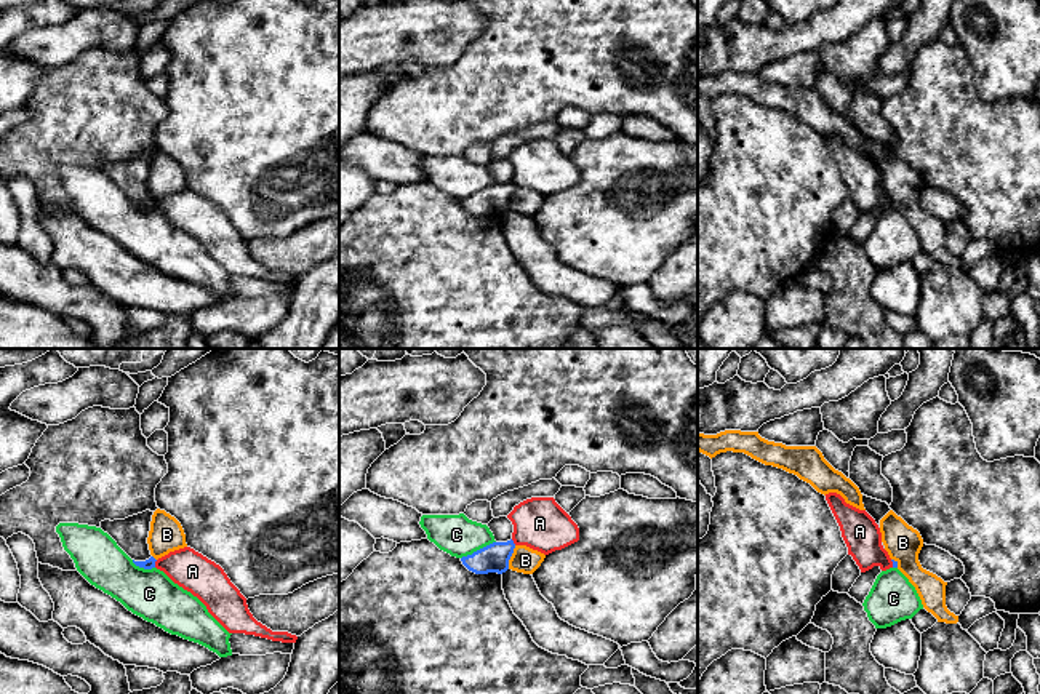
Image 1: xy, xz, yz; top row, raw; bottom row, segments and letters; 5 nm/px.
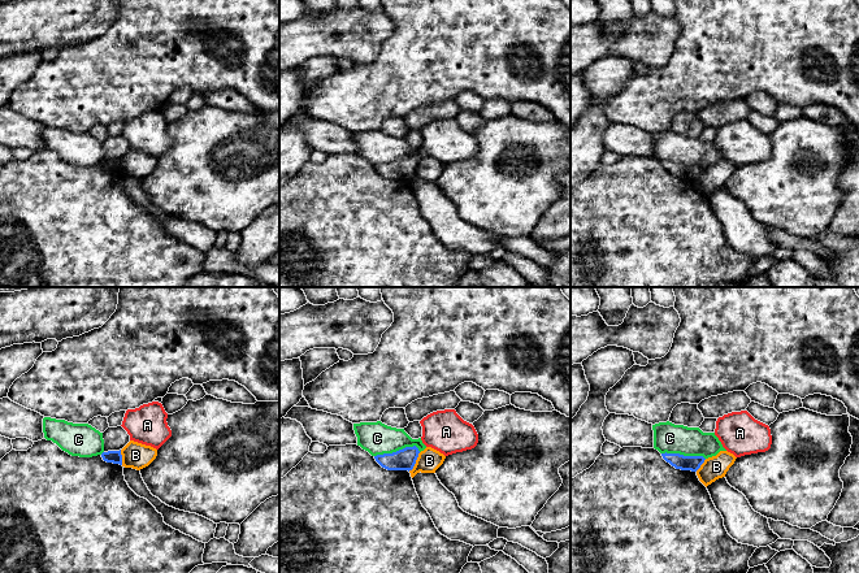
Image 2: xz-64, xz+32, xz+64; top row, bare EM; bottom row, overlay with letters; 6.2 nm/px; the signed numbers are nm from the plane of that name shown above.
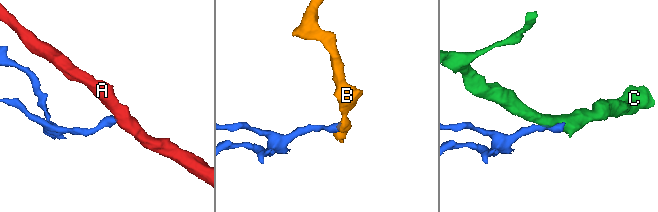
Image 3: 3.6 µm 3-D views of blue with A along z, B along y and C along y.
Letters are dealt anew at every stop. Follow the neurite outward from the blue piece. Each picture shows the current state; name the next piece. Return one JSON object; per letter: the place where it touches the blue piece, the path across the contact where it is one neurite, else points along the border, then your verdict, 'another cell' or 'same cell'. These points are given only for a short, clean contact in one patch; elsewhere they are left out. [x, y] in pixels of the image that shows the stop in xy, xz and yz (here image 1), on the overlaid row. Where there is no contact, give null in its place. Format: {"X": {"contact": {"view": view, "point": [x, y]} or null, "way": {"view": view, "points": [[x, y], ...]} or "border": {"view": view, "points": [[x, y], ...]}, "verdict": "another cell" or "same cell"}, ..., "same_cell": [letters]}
{"A": {"contact": {"view": "xy", "point": [154, 563]}, "border": {"view": "xy", "points": [[157, 560], [154, 566]]}, "verdict": "another cell"}, "B": {"contact": {"view": "xz", "point": [511, 555]}, "border": {"view": "xz", "points": [[516, 546], [508, 568]]}, "verdict": "another cell"}, "C": {"contact": {"view": "xz", "point": [477, 550]}, "border": {"view": "xz", "points": [[495, 541], [461, 558]]}, "verdict": "another cell"}, "same_cell": []}

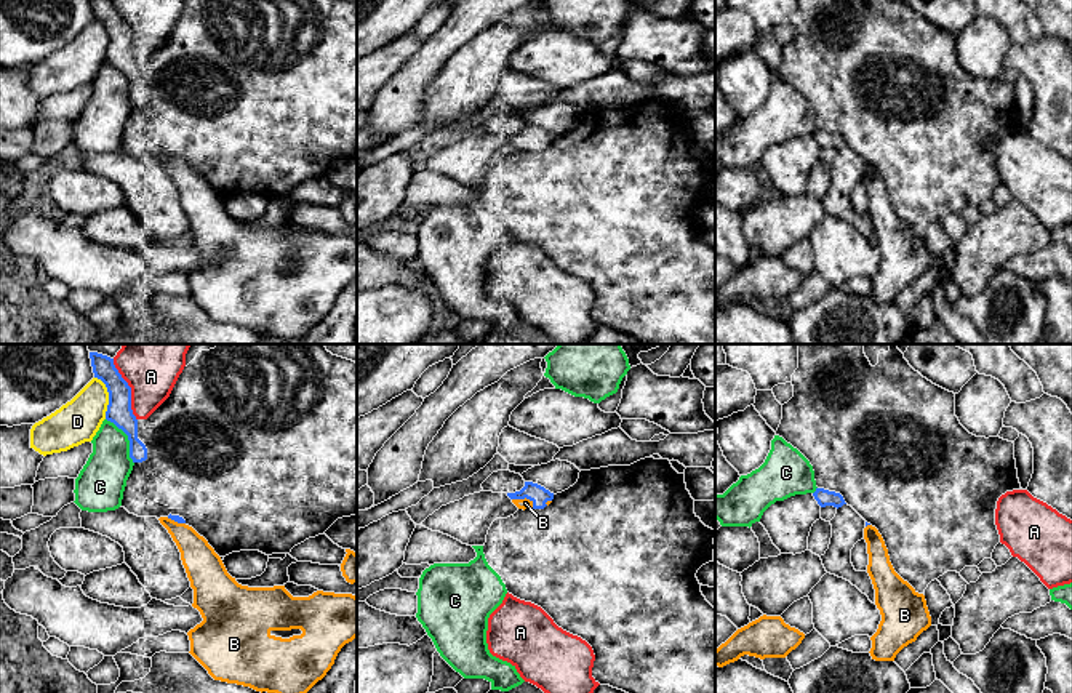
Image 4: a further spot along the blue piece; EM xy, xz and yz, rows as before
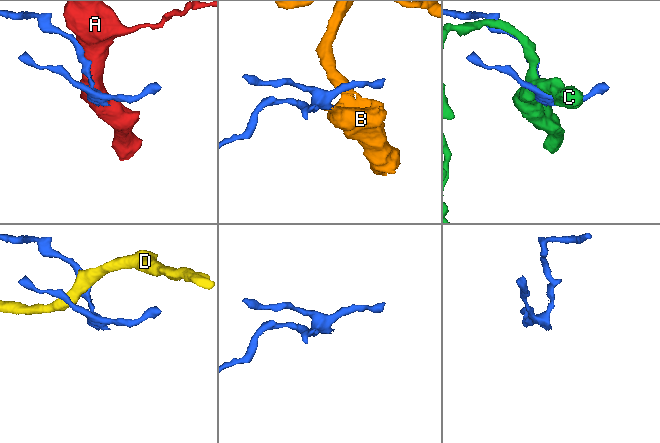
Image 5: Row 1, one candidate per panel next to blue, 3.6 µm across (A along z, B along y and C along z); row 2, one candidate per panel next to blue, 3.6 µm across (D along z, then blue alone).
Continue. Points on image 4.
{"A": {"contact": {"view": "xy", "point": [130, 389]}, "verdict": "another cell"}, "B": {"contact": {"view": "xz", "point": [525, 496]}, "way": {"view": "xz", "points": [[533, 492], [525, 496], [525, 503]]}, "verdict": "same cell"}, "C": {"contact": {"view": "xy", "point": [128, 439]}, "verdict": "another cell"}, "D": {"contact": {"view": "xy", "point": [109, 397]}, "verdict": "another cell"}, "same_cell": ["B"]}

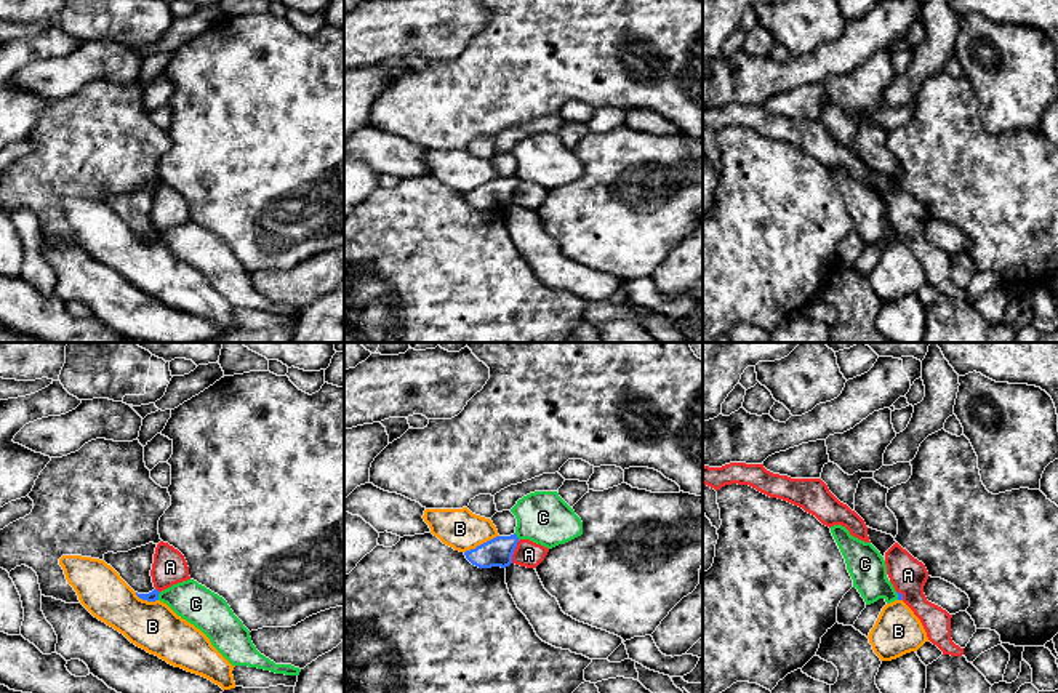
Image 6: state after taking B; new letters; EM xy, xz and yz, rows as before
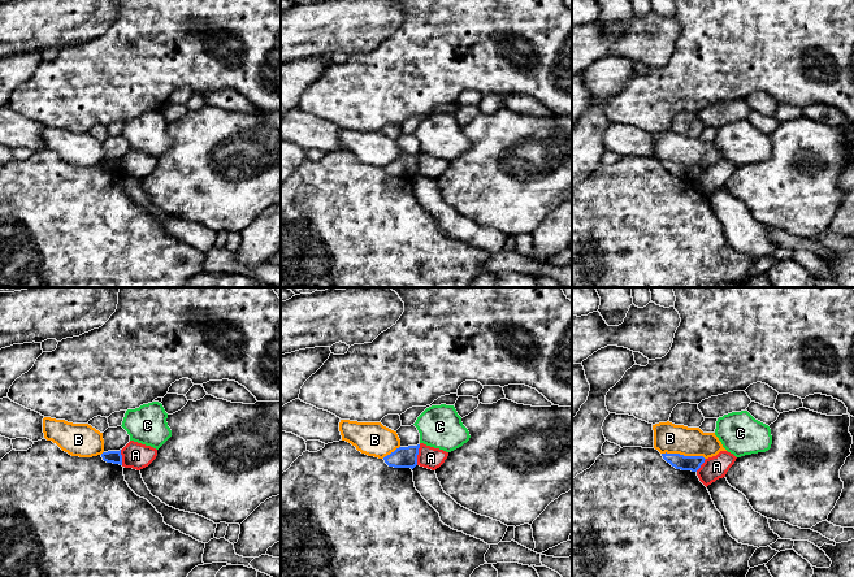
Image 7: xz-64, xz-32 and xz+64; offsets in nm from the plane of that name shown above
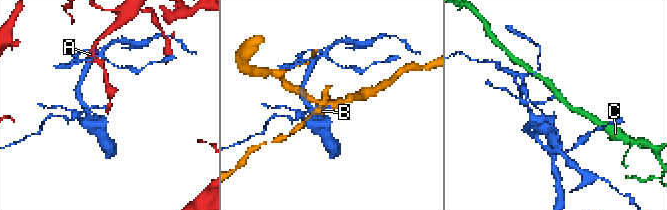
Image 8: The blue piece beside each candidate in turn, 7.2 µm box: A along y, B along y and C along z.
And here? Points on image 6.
{"A": {"contact": {"view": "xz", "point": [514, 549]}, "border": {"view": "xz", "points": [[519, 540], [511, 562]]}, "verdict": "another cell"}, "B": {"contact": {"view": "xz", "point": [480, 544]}, "border": {"view": "xz", "points": [[498, 535], [464, 552]]}, "verdict": "another cell"}, "C": {"contact": {"view": "xy", "point": [157, 596]}, "verdict": "another cell"}, "same_cell": []}

